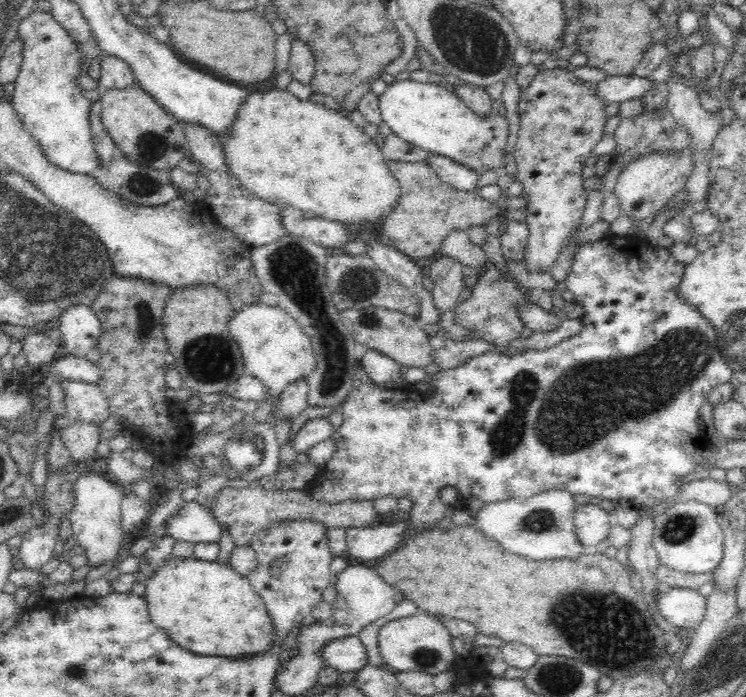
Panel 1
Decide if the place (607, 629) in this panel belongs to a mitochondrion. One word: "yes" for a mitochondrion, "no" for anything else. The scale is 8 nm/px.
yes

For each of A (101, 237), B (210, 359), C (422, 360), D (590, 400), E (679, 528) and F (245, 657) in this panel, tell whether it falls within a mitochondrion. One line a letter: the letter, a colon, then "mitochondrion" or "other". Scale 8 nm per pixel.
A: mitochondrion
B: mitochondrion
C: other
D: mitochondrion
E: mitochondrion
F: other

